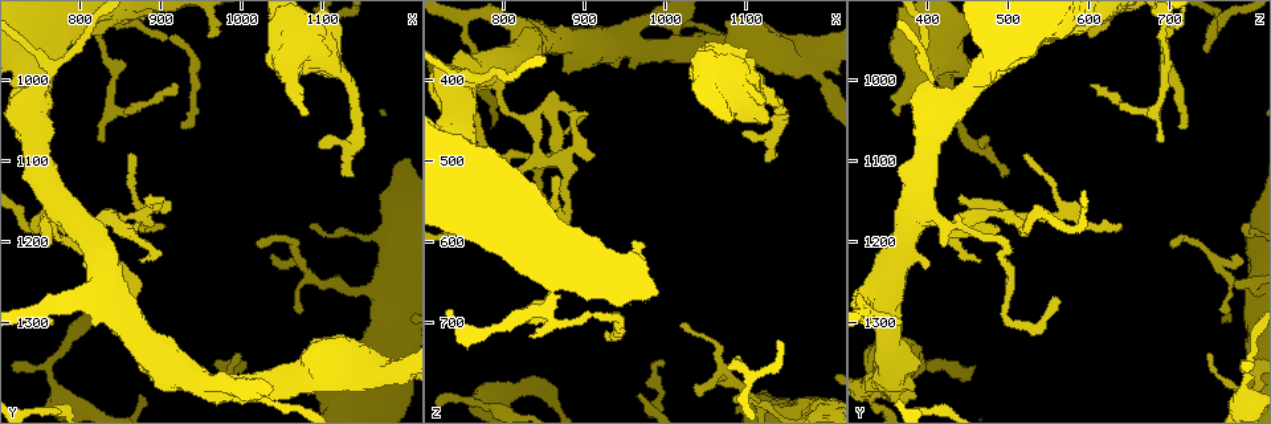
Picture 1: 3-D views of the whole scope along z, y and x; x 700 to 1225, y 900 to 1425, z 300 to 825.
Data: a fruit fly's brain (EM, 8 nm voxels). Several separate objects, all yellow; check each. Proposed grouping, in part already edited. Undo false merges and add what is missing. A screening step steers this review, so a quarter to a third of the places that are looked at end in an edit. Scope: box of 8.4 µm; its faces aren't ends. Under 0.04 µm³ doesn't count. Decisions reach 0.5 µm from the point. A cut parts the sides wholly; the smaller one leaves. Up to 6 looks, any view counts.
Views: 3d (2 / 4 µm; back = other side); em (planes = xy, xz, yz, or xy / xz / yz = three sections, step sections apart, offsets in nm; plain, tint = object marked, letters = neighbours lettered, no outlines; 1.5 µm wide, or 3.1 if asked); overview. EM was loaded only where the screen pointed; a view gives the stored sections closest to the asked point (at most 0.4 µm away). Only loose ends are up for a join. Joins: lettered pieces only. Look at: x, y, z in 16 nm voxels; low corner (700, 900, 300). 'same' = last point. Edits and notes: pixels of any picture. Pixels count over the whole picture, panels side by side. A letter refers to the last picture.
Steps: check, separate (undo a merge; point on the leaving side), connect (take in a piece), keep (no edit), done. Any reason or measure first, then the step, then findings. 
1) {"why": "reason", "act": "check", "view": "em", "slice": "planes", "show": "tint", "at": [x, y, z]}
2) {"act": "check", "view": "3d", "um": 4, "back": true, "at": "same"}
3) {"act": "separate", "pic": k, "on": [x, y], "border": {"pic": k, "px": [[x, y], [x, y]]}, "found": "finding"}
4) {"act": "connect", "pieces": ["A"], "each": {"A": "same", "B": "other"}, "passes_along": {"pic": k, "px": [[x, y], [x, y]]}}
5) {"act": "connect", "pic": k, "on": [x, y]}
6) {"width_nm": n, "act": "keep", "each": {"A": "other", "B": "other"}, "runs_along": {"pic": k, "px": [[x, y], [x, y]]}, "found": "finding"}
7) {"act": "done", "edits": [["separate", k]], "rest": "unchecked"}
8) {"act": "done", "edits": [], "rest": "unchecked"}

{"why": "tapers out", "act": "check", "view": "em", "slice": "xy", "step": 8, "show": "letters", "at": [1035, 1215, 785]}

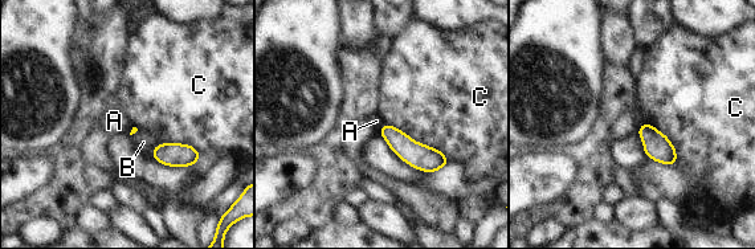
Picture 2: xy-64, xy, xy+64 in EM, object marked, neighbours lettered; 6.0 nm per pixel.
{"longest_contact_nm": ["C", 460], "act": "keep", "each": {"A": "other", "B": "other", "C": "other"}, "found": "no lettered piece goes on from it"}

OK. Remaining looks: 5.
{"why": "calibre changes", "act": "check", "view": "3d", "um": 4, "at": [1160, 1350, 375]}

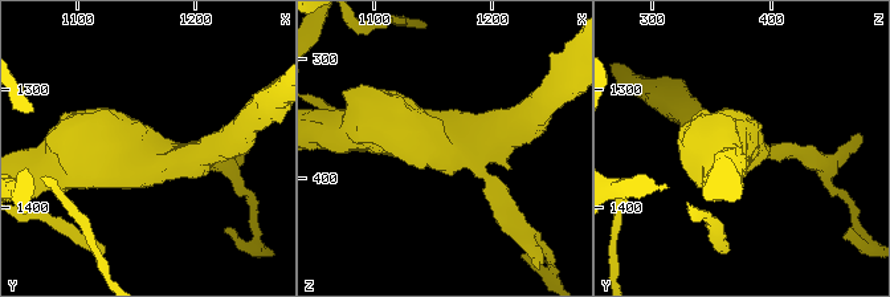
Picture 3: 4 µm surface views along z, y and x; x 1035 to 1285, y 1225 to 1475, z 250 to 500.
{"why": "need the tissue", "act": "check", "view": "em", "slice": "planes", "show": "letters", "at": [1158, 1352, 372]}

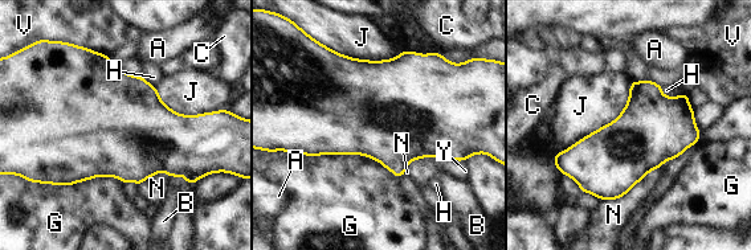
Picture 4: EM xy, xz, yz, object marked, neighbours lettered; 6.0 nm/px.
{"width_nm": 380, "act": "keep", "each": {"A": "other", "B": "other", "C": "other", "G": "other", "H": "other", "J": "other", "N": "other", "V": "other", "Y": "other"}, "border": {"pic": 4, "px": [[632, 81], [612, 121], [554, 156]]}, "found": "all the same neuron"}

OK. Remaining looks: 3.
{"why": "arms part here", "act": "check", "view": "em", "slice": "planes", "show": "plain", "at": [835, 1170, 495]}

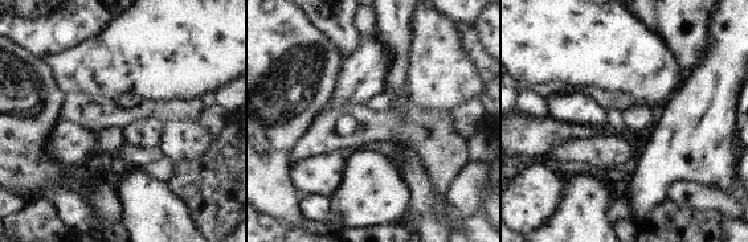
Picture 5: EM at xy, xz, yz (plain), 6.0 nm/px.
{"act": "check", "view": "em", "slice": "planes", "show": "letters", "at": "same"}

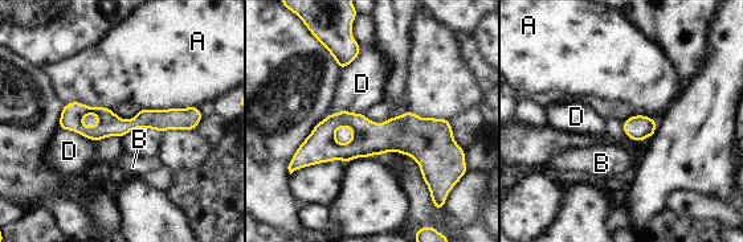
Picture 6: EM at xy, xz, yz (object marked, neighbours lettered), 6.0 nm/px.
{"width_nm": 140, "longest_contact_nm": ["A", 300], "act": "keep", "each": {"A": "other", "B": "other", "D": "other"}, "found": "one neuron here"}

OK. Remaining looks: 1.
{"act": "done", "edits": [], "rest": "unchecked"}

